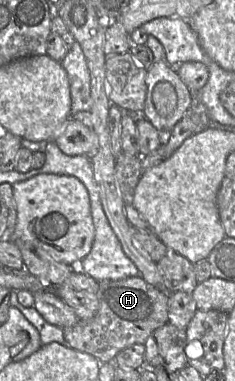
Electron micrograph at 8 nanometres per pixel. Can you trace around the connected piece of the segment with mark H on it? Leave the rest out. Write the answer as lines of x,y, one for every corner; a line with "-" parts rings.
140,275
98,282
99,310
96,315
63,328
65,340
72,348
89,353
102,362
110,362
121,350
135,343
145,344
156,329
169,322
169,294
147,283

